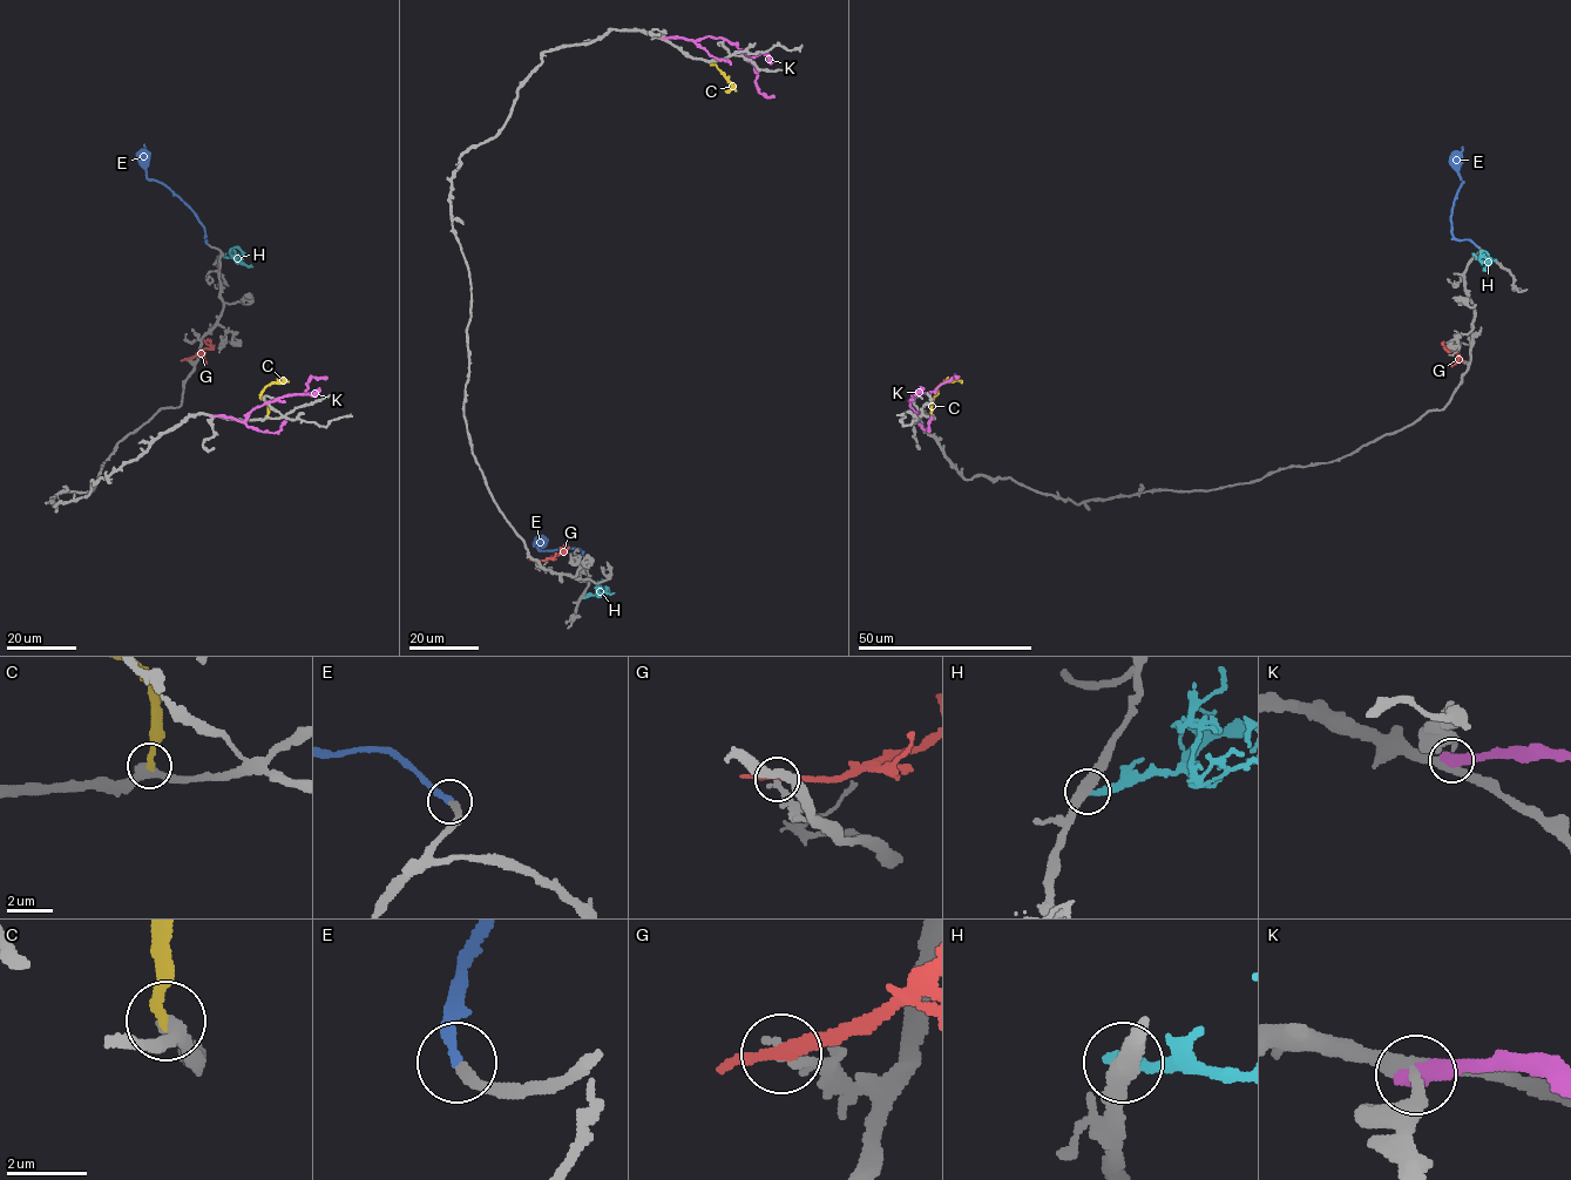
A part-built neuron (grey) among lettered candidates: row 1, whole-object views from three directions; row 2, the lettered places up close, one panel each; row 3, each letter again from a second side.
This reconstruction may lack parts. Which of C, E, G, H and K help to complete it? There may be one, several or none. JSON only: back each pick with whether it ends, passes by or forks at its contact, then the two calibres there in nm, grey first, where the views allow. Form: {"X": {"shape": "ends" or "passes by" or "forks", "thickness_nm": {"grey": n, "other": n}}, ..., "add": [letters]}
{"E": {"shape": "ends", "thickness_nm": {"grey": 240, "other": 260}}, "add": ["E"]}

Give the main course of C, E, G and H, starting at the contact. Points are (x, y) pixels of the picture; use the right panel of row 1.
C: (932, 414), (936, 388), (946, 381), (962, 382)
E: (1478, 248), (1468, 239), (1457, 241), (1451, 229), (1454, 203), (1463, 182), (1457, 171), (1462, 147)
G: (1463, 361), (1443, 340)
H: (1495, 259), (1490, 260), (1482, 251), (1480, 259), (1483, 263)

